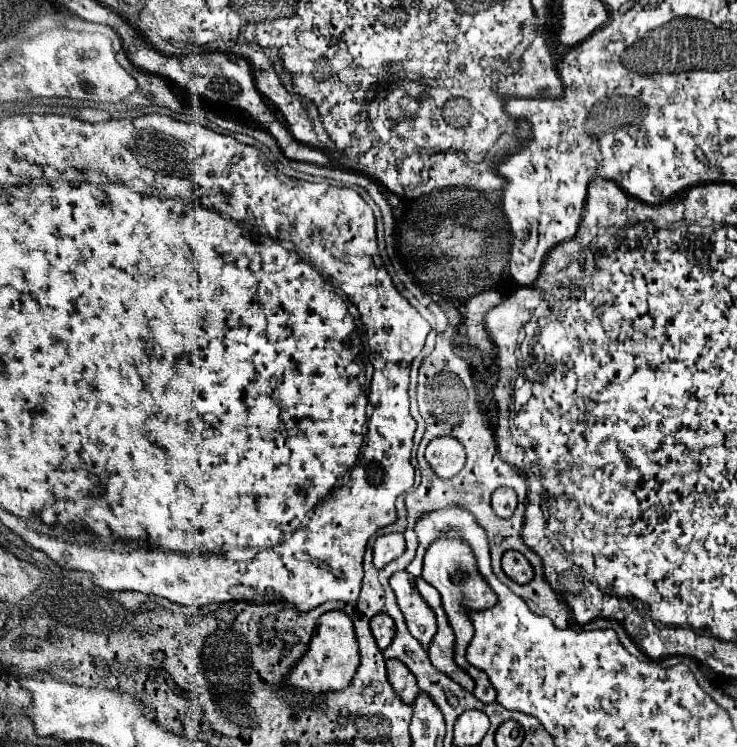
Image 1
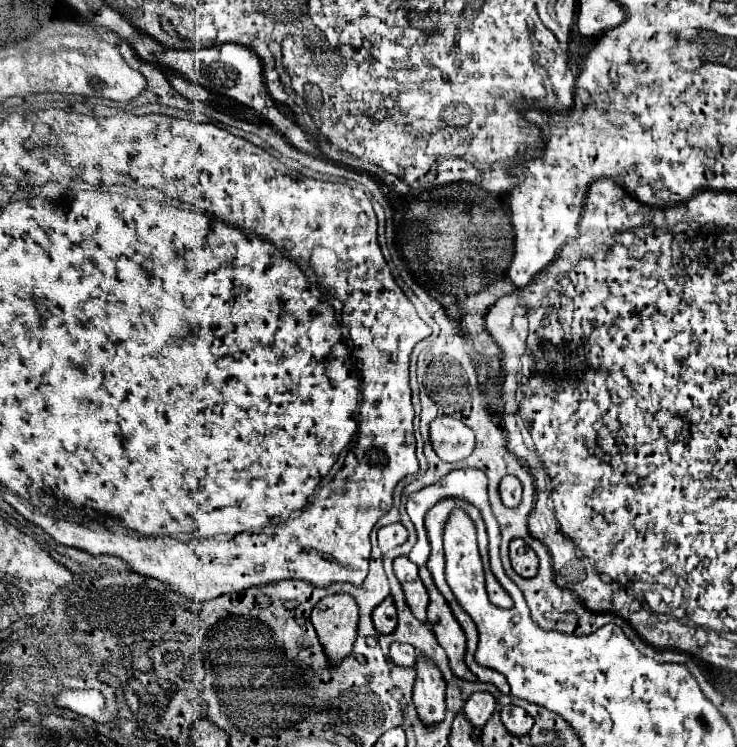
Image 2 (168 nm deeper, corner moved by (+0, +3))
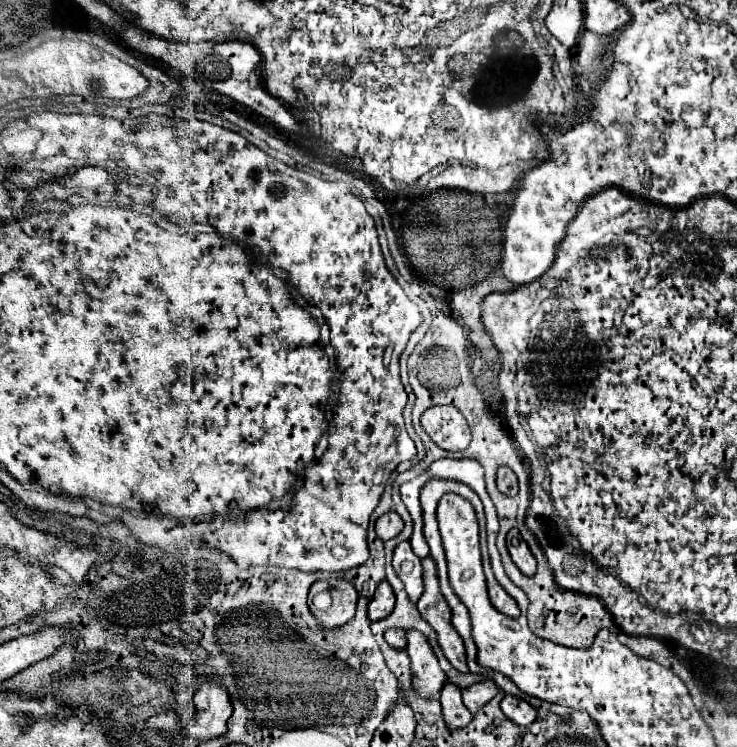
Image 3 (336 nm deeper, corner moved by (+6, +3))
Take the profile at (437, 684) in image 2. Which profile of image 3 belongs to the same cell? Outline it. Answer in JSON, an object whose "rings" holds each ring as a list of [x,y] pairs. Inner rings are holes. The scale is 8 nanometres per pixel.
{"rings":[[[407,633],[407,653],[413,671],[413,689],[421,699],[439,699],[445,685],[445,673],[437,663],[433,649],[421,633]]]}

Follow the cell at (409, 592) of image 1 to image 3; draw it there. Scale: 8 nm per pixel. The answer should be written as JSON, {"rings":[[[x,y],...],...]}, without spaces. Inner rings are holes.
{"rings":[[[409,541],[399,543],[395,547],[395,553],[393,553],[393,569],[399,575],[399,579],[403,581],[405,591],[409,595],[409,601],[411,603],[417,603],[417,599],[423,593],[423,579],[421,579],[423,567],[421,567],[421,559],[411,551]]]}

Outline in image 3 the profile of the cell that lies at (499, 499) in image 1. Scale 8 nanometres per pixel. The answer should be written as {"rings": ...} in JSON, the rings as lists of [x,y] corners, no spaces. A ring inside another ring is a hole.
{"rings":[[[501,467],[497,471],[497,489],[501,493],[505,493],[507,497],[515,497],[517,495],[517,477],[509,467]]]}

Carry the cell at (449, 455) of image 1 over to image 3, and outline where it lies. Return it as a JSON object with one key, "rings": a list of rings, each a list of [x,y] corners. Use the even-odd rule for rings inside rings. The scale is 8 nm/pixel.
{"rings":[[[451,405],[427,409],[421,417],[421,425],[427,435],[445,451],[465,451],[471,443],[471,429],[465,417]]]}

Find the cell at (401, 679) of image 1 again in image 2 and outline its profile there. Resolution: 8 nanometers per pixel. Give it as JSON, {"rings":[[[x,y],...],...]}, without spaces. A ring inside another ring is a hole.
{"rings":[[[393,643],[389,655],[391,655],[391,661],[395,665],[401,665],[401,667],[413,667],[415,665],[415,649],[413,649],[413,645]]]}

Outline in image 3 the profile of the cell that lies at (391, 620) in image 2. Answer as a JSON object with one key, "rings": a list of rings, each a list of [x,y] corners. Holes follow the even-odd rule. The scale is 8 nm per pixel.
{"rings":[[[383,581],[383,583],[377,587],[377,591],[375,591],[375,595],[373,595],[371,603],[369,603],[369,619],[371,619],[371,621],[385,619],[385,617],[393,611],[393,607],[395,607],[393,589],[389,587],[387,581]]]}

